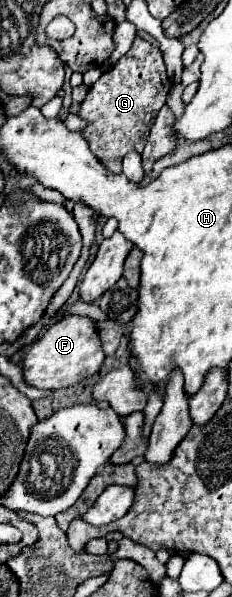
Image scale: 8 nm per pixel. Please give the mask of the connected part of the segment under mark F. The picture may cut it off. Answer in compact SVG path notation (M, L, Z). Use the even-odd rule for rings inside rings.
M67 315L61 321L49 325L49 329L33 343L31 351L23 361L23 375L29 385L53 391L59 387L81 383L83 379L95 375L103 361L105 353L101 349L97 323L91 317Z

